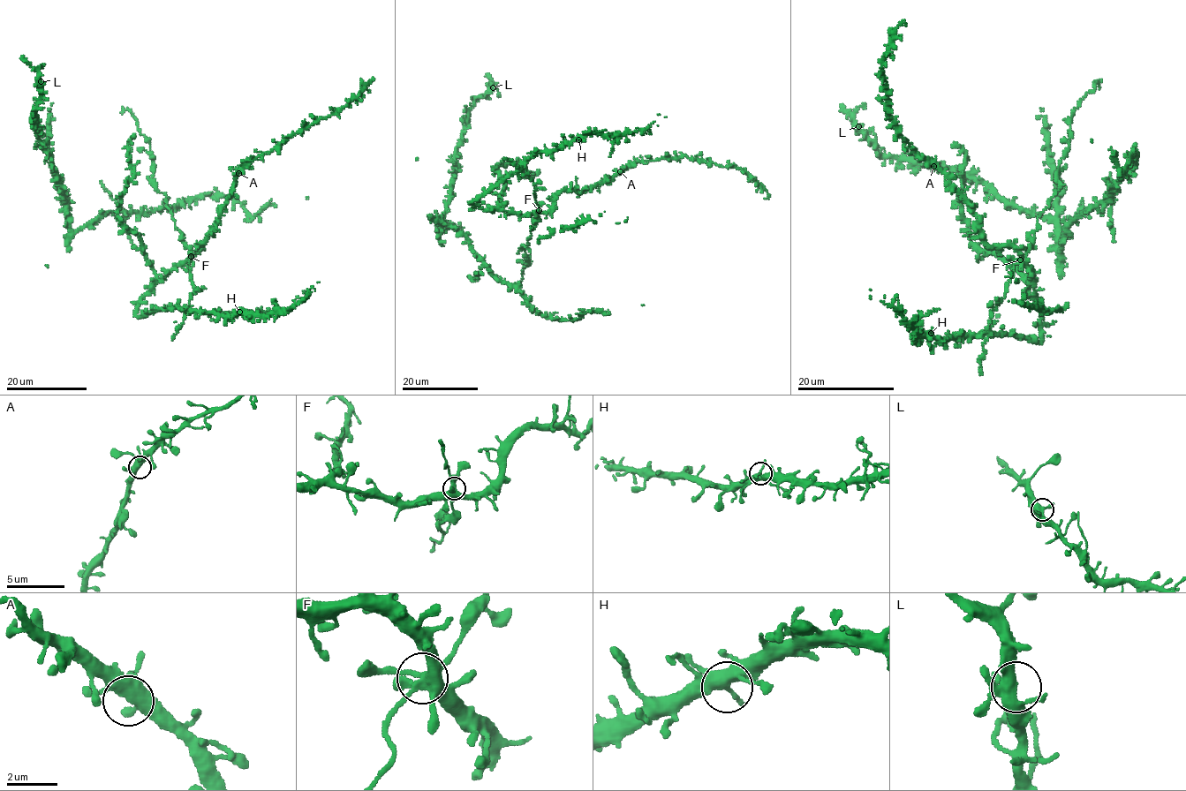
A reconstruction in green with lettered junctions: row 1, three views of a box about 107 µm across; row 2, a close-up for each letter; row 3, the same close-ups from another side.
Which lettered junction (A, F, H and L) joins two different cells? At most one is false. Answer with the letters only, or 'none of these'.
F

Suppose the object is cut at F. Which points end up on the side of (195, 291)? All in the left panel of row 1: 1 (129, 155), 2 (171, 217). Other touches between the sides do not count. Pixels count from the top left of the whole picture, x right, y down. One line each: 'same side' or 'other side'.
1: other side
2: same side

